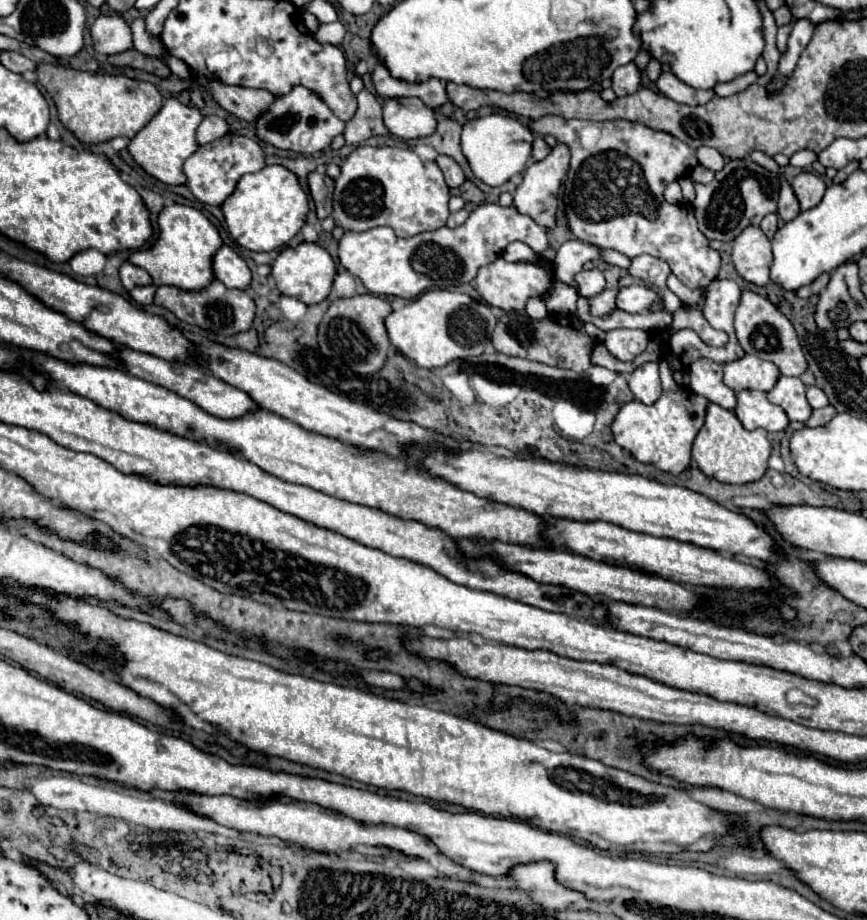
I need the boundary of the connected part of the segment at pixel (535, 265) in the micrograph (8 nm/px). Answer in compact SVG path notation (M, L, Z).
M498 257L494 263L480 267L474 287L488 305L500 307L504 311L522 311L530 297L544 297L552 289L552 283L554 283L554 271L550 263L540 263L540 261L508 263L502 257Z

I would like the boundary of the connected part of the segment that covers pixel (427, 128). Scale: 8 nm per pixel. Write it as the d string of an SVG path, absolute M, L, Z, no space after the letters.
M386 99L384 125L400 139L420 139L436 131L436 119L430 107L418 101L418 107L406 105L402 99Z

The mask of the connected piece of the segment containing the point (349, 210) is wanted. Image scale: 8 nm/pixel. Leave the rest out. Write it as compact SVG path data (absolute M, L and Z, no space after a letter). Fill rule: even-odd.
M358 147L354 149L348 159L342 163L342 173L336 179L334 189L334 221L346 231L366 231L378 225L388 225L394 229L398 237L414 237L424 231L434 231L446 225L458 227L466 221L468 211L456 211L450 215L448 211L448 199L450 191L444 181L444 175L440 167L434 161L422 163L422 159L410 151L410 149L398 149L398 147Z

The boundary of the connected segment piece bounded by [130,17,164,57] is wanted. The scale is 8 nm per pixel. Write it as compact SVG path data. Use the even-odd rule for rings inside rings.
M142 17L134 19L134 21L130 23L130 29L132 29L134 49L138 49L140 53L150 55L150 57L162 57L162 55L164 55L162 43L146 33L146 29L144 29L144 19L142 19Z

